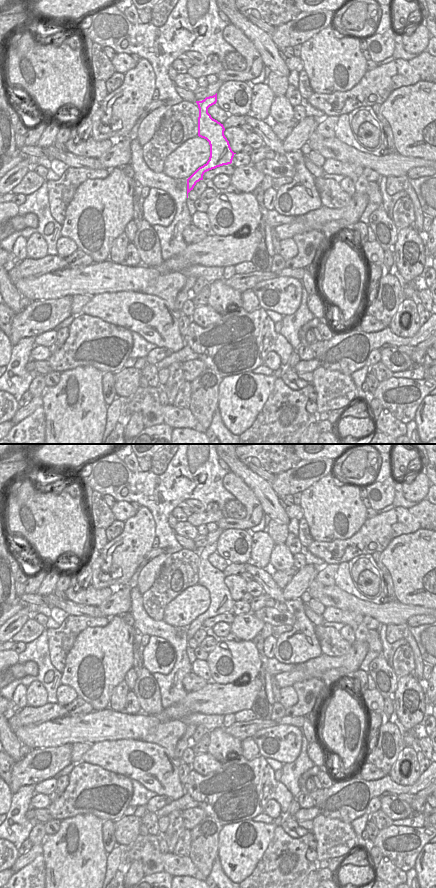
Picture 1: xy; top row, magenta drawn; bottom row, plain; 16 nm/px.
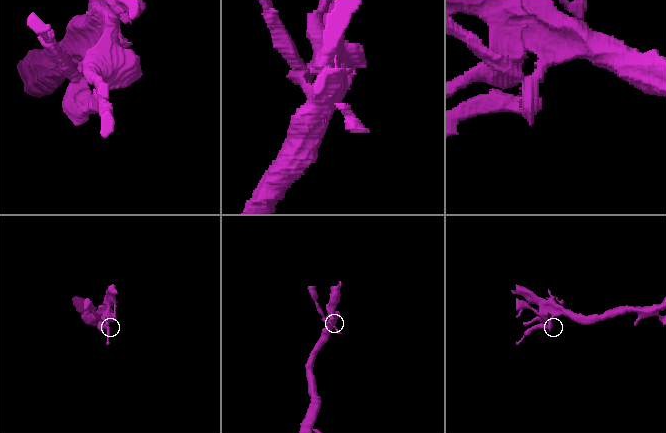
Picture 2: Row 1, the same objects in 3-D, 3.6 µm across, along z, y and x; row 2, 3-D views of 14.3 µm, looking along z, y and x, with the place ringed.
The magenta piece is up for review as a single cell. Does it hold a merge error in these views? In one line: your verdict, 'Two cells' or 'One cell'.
Two cells.

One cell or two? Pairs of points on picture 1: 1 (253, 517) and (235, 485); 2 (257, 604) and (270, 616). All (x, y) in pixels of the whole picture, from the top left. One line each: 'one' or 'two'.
1: one
2: two

